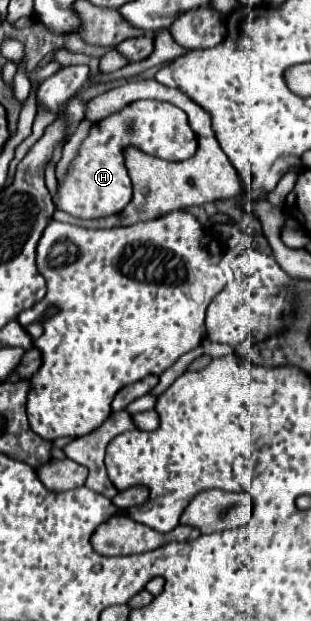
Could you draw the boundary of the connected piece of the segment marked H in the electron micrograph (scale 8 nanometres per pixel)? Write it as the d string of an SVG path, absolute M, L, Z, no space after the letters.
M135 101L129 109L125 109L125 113L115 113L91 125L65 177L57 181L55 207L81 219L99 219L121 213L133 197L133 187L123 157L125 147L135 147L165 161L185 161L195 155L197 137L189 129L189 121L181 109L161 101Z

